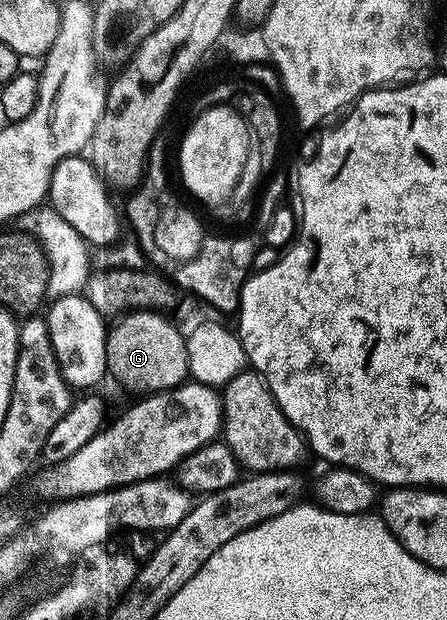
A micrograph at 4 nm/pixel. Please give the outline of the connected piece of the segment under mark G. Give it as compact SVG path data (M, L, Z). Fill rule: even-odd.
M130 311L116 322L117 325L108 330L105 335L107 343L107 363L105 368L110 378L114 377L119 384L133 395L145 395L150 393L163 393L166 389L175 389L179 385L186 384L190 376L188 369L188 353L185 346L186 334L180 333L171 322L168 316L157 311Z

